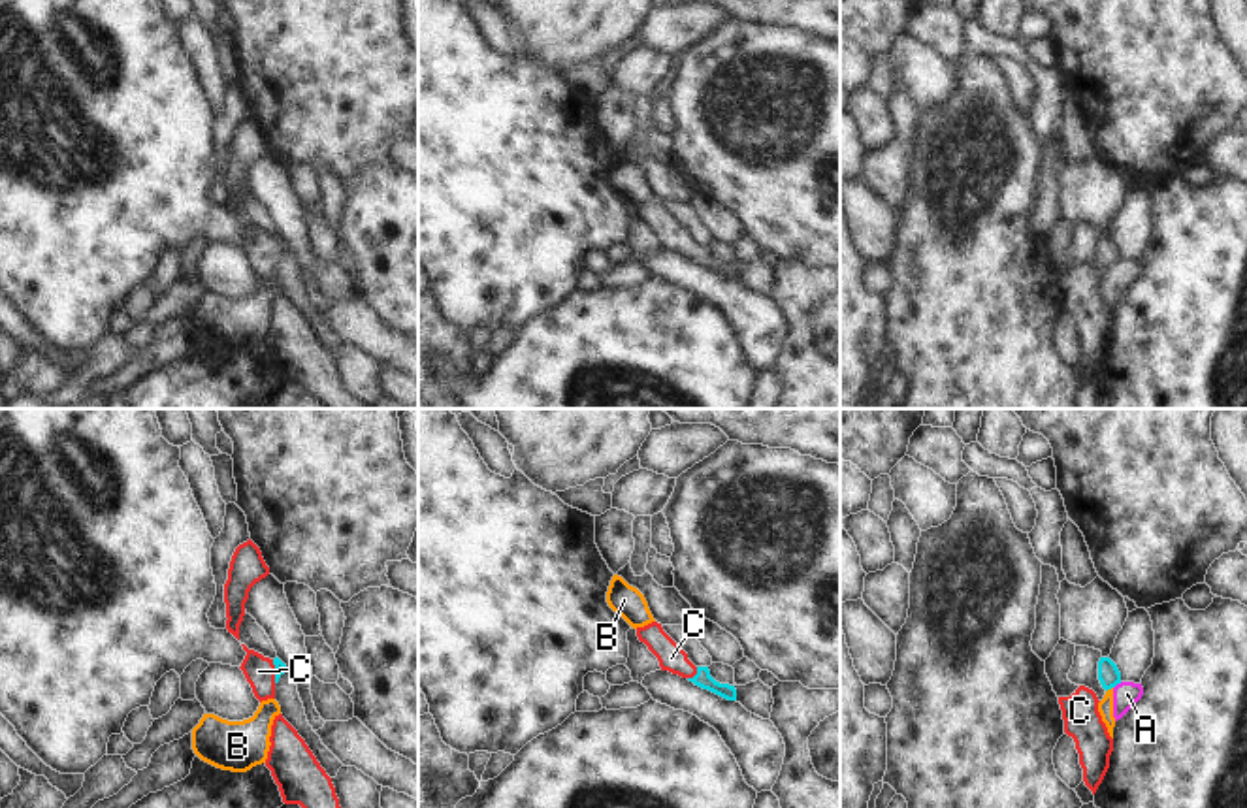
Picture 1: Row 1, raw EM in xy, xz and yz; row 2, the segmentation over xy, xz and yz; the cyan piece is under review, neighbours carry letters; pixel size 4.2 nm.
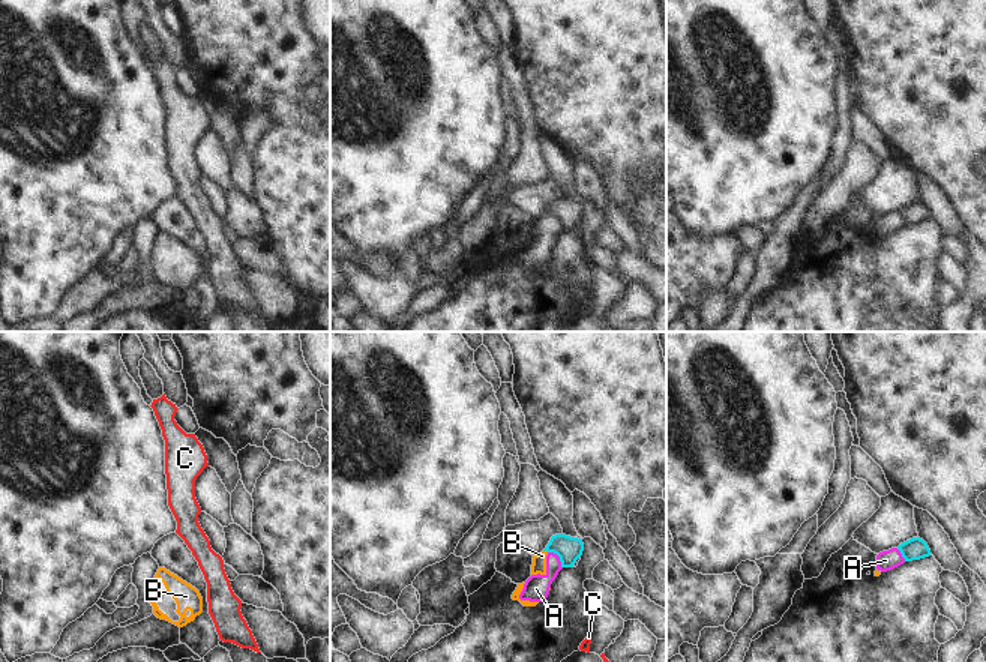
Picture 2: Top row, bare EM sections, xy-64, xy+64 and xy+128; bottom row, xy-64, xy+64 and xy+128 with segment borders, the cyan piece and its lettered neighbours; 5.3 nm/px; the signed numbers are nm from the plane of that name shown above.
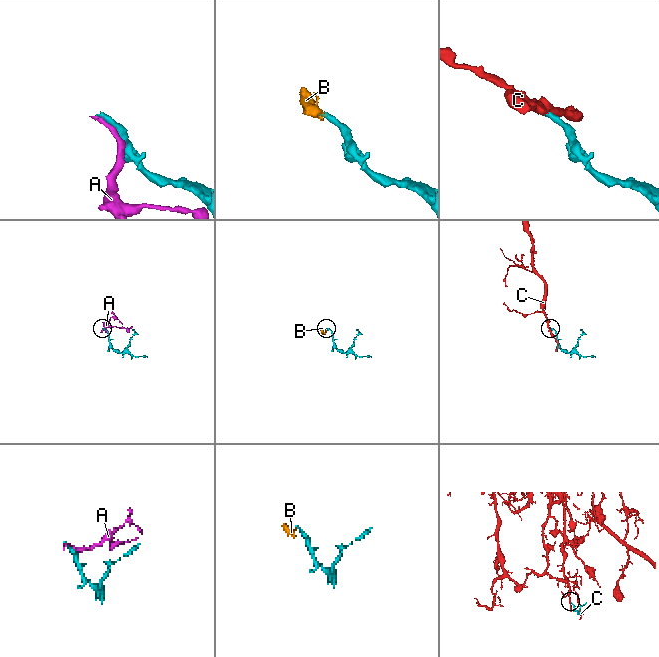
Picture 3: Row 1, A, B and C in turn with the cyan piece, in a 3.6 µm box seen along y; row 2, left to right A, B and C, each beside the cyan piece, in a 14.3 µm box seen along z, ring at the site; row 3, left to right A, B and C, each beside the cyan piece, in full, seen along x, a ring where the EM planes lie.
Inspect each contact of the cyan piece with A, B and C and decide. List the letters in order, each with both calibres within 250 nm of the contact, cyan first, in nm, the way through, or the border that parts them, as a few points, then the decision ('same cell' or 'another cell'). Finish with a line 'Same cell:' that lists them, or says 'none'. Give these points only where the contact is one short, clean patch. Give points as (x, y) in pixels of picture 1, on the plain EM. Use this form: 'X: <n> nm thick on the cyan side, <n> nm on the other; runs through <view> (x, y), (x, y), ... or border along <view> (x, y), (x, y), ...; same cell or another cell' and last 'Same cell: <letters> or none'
A: 90 nm thick on the cyan side, 110 nm on the other; another cell
B: 90 nm thick on the cyan side, 60 nm on the other; border along yz (1112, 264), (1106, 270); another cell
C: 70 nm thick on the cyan side, 120 nm on the other; runs through xz (703, 257), (696, 253), (671, 236); same cell
Same cell: C

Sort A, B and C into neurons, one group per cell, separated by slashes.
A B / C

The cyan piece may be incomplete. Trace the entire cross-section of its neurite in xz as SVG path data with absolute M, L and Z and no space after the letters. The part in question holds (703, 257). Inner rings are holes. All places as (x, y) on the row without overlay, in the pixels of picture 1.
M652 200L644 205L637 205L637 215L657 235L661 249L688 256L695 264L727 279L737 279L735 264L716 260L708 245L695 245L688 237L688 232L663 209L661 202Z

